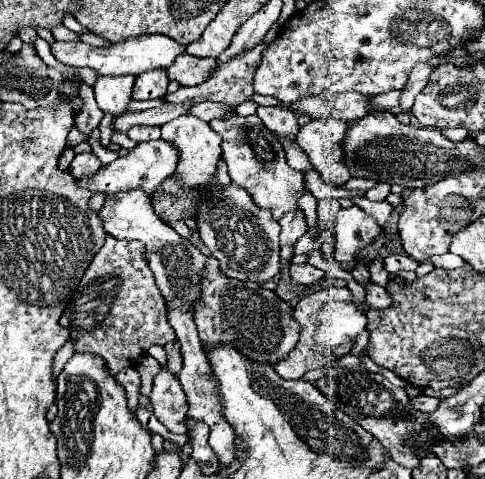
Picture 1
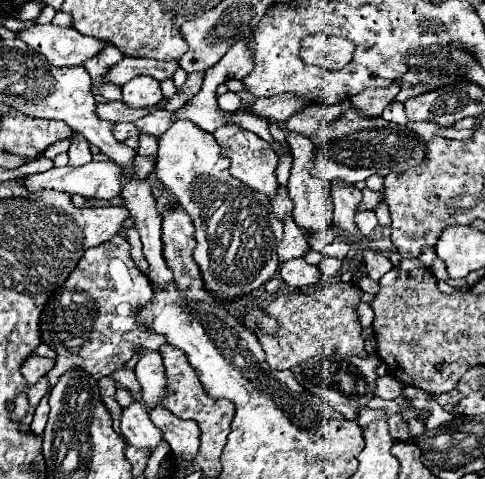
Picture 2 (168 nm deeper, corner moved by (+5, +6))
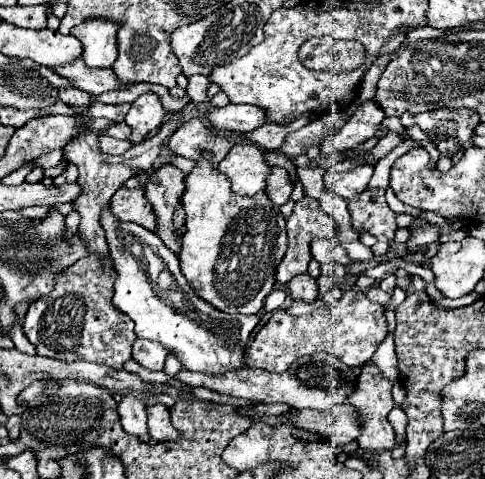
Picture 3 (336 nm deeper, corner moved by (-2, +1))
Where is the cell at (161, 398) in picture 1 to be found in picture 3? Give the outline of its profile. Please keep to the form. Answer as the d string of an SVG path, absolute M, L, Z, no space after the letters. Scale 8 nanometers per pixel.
M139 339L133 343L133 359L149 371L163 371L165 359L167 359L167 349L159 343Z

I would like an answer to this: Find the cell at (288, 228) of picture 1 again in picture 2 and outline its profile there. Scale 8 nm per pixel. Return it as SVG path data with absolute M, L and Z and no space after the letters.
M278 186L276 196L270 198L270 204L272 204L274 214L276 214L280 220L284 220L288 214L292 214L292 202L288 200L288 192L286 192L284 186Z

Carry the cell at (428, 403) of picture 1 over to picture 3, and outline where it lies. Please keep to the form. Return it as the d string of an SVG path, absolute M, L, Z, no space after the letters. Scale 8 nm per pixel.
M369 365L369 367L363 367L361 375L359 375L359 381L357 381L357 389L355 393L347 399L347 403L355 405L357 411L363 415L363 433L357 437L357 443L359 447L367 453L367 455L373 455L373 453L379 453L379 451L391 451L395 447L395 431L391 427L391 423L387 421L387 415L389 411L395 407L393 403L393 395L391 395L391 381L387 381L379 369L375 365Z

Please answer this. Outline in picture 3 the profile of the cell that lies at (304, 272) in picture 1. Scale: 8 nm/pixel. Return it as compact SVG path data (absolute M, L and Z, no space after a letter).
M309 273L303 275L295 275L289 283L287 283L289 295L293 299L303 299L303 301L313 301L319 293L319 283L317 279L313 279Z

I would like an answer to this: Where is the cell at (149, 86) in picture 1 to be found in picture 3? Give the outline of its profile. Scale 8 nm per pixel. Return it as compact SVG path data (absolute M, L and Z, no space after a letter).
M143 93L139 95L133 103L131 103L131 109L125 117L125 123L129 127L133 127L133 135L131 135L131 141L133 143L141 143L147 133L155 131L163 117L165 117L165 107L161 103L161 99L155 95L155 93Z

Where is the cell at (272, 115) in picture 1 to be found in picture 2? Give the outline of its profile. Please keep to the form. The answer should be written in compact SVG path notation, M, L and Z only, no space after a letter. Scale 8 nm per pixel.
M296 132L288 134L288 142L290 142L290 148L292 148L292 156L294 156L294 164L292 164L290 178L288 178L288 198L294 204L294 210L292 210L294 222L298 224L298 228L304 234L320 232L320 230L324 230L332 224L332 202L328 198L326 184L320 178L310 176L310 168L314 166L312 142L310 142L310 138L306 138L302 134L296 134Z

